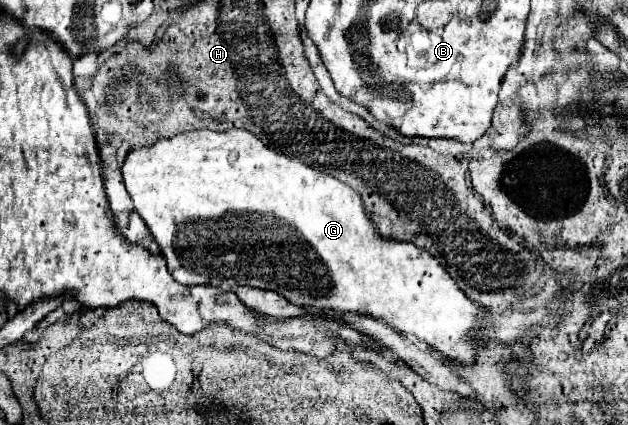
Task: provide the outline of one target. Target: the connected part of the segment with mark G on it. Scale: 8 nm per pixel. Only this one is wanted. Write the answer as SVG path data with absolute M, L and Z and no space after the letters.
M231 128L225 132L213 132L213 130L197 130L197 132L183 132L173 138L163 138L157 140L153 146L145 146L141 150L131 150L123 164L121 164L121 174L123 174L123 184L129 190L131 200L135 202L135 212L145 220L147 228L151 230L155 242L161 248L161 254L165 254L167 268L171 274L183 282L183 284L211 284L219 286L223 290L231 290L233 286L253 286L253 288L263 288L263 290L273 290L281 296L285 296L291 304L303 306L303 308L313 308L313 310L337 310L337 312L361 312L369 314L373 318L385 320L393 330L413 334L417 340L425 342L431 350L439 352L443 358L457 358L465 364L471 364L477 356L477 352L483 348L481 344L475 344L475 334L473 328L477 326L479 320L485 318L485 310L479 308L475 302L467 300L467 296L457 288L455 280L447 274L447 270L425 250L413 246L413 244L403 244L403 242L393 242L389 238L383 238L377 234L375 224L369 220L361 196L343 184L341 180L317 172L303 164L297 158L289 158L285 154L277 154L271 148L267 148L253 132L241 130L241 128Z

